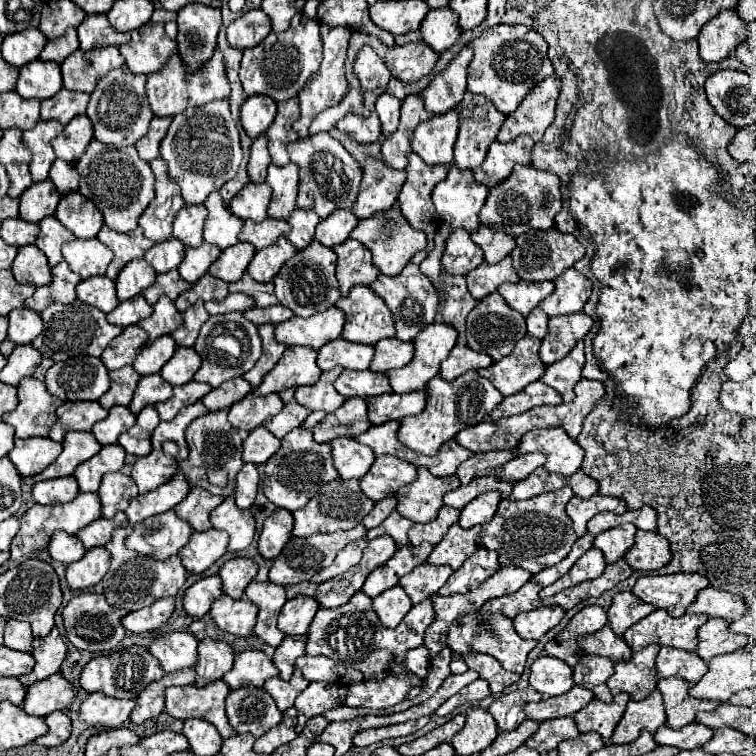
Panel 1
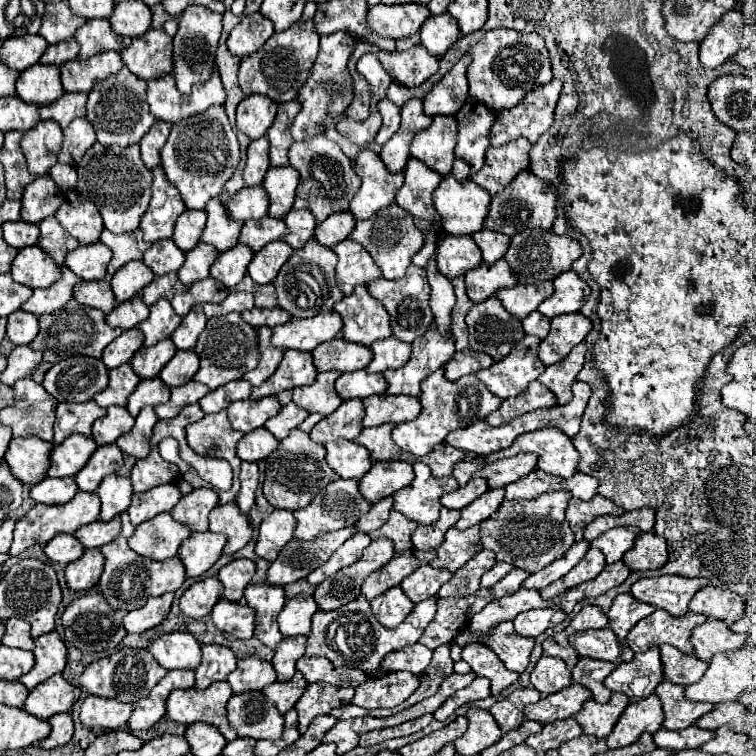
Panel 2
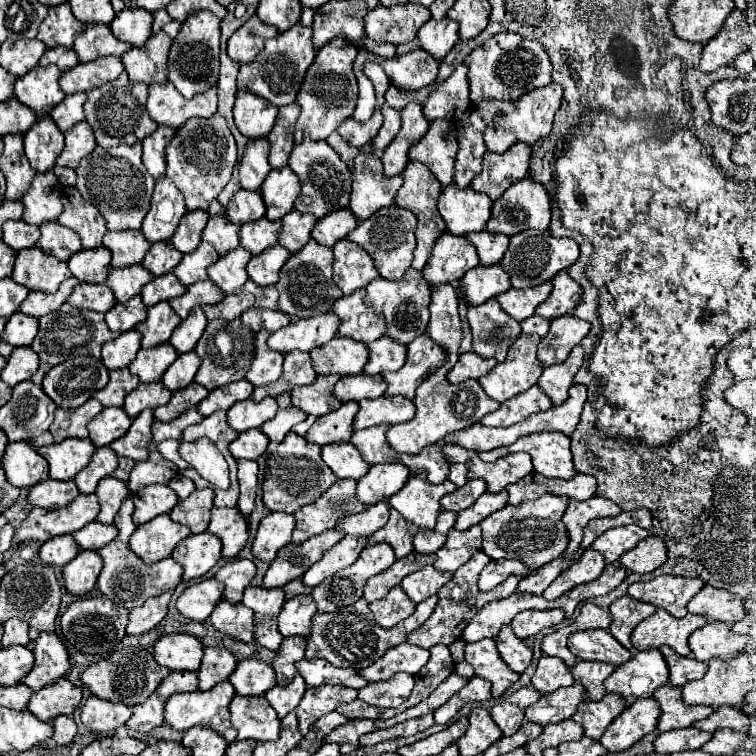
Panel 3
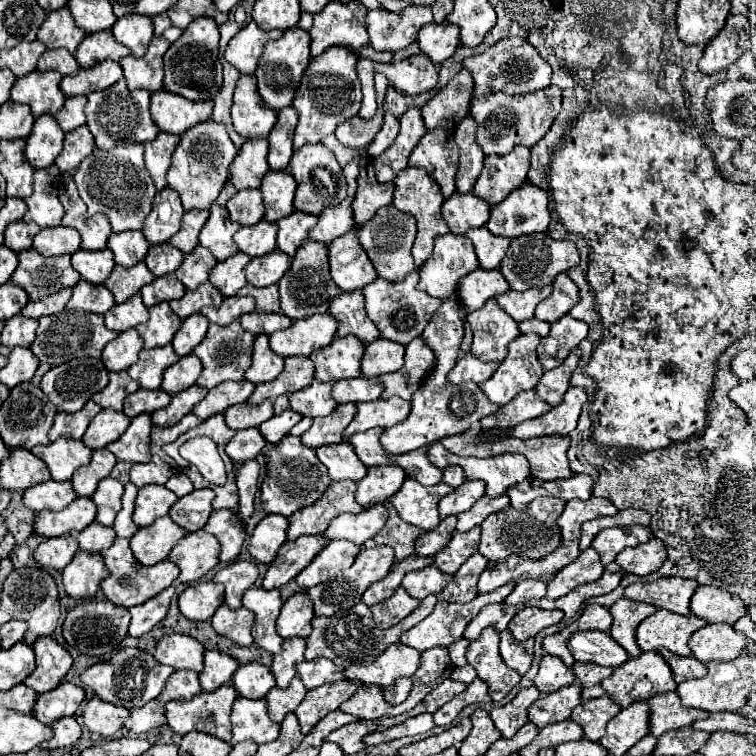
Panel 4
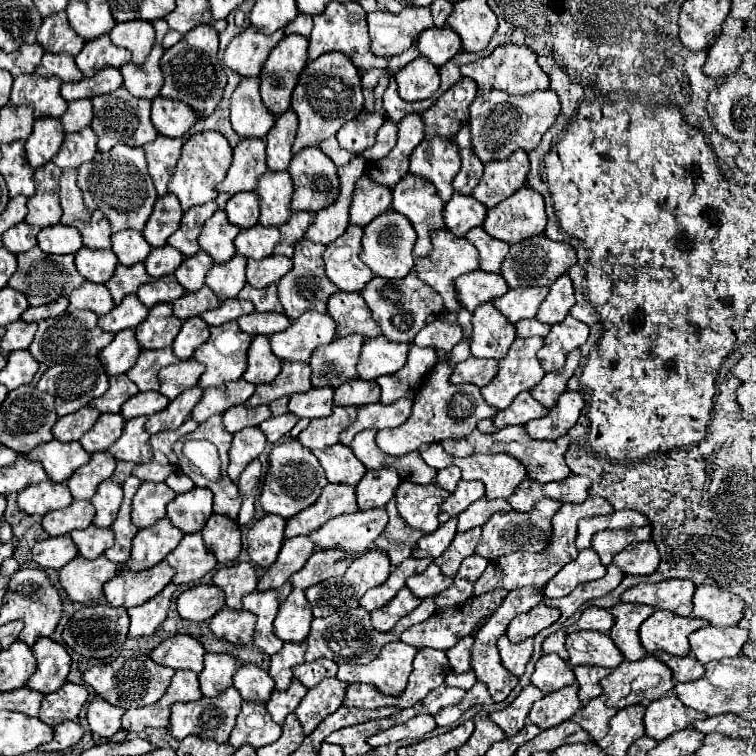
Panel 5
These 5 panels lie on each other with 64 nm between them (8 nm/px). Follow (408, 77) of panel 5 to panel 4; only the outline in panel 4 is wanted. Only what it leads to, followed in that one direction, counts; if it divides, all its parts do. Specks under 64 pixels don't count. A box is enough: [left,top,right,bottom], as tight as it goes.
[358,54,438,96]

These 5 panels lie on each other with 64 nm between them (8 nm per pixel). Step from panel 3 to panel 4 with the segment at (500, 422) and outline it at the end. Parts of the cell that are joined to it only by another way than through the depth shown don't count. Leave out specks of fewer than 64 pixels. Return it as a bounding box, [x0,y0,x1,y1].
[480,390,550,430]

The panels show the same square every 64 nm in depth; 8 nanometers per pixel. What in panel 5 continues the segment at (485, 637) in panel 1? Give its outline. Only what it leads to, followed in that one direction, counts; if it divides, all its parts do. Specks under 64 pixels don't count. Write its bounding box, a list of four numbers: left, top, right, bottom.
[498,636,534,676]

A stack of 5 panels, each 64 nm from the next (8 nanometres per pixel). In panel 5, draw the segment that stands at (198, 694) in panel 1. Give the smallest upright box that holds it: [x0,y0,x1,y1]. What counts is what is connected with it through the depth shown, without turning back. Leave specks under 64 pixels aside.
[170,688,240,742]

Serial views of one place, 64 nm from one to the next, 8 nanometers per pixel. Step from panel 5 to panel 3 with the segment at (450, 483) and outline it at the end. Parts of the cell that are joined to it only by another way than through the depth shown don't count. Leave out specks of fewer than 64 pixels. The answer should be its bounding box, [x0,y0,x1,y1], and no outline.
[448,464,468,486]

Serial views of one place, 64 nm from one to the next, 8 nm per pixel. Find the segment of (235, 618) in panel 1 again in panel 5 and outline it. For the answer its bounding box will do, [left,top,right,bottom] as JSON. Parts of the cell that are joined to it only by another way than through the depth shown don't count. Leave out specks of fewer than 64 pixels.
[210,606,256,646]

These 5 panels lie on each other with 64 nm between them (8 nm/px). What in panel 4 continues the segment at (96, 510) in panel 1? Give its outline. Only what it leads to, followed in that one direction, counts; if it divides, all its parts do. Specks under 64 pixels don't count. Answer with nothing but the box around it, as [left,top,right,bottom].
[34,498,96,538]

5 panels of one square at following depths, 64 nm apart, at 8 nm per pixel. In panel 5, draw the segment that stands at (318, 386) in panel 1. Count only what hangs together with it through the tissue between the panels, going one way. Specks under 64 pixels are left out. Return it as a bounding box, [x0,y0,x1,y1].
[288,386,334,420]

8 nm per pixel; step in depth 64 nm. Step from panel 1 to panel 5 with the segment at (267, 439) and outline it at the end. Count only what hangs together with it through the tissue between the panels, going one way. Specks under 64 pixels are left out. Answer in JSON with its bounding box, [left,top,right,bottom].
[228,426,266,482]

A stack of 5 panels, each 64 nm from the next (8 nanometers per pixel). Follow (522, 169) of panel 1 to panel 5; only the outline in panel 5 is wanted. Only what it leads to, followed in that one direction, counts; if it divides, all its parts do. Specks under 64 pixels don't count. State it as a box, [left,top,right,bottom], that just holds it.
[484,186,546,244]

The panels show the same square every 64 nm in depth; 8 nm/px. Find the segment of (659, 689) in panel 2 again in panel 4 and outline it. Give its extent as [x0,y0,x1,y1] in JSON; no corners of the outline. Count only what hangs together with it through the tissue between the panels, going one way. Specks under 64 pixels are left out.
[648,692,710,738]

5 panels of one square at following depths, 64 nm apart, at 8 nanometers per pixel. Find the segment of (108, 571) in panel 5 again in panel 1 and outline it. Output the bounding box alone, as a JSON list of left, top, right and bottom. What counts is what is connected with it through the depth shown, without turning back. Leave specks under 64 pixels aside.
[66,548,110,590]

